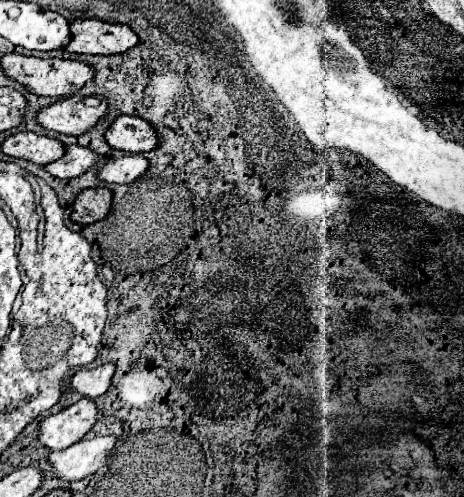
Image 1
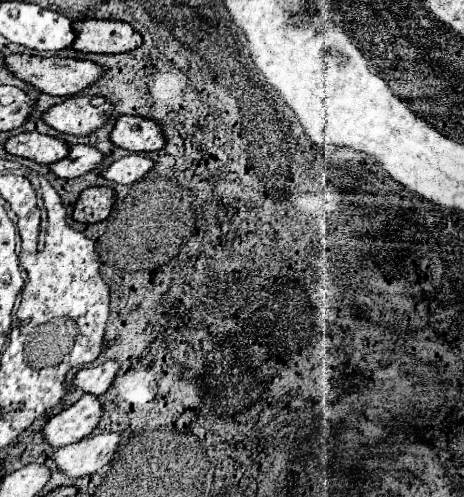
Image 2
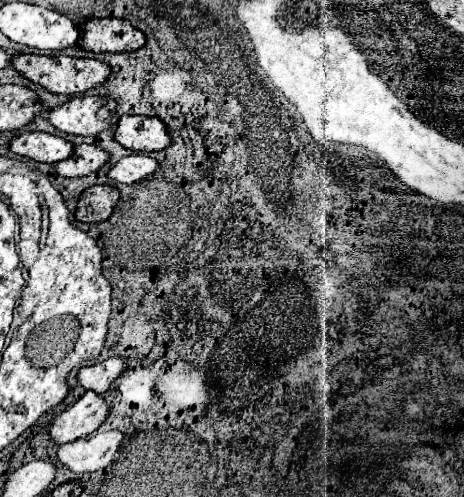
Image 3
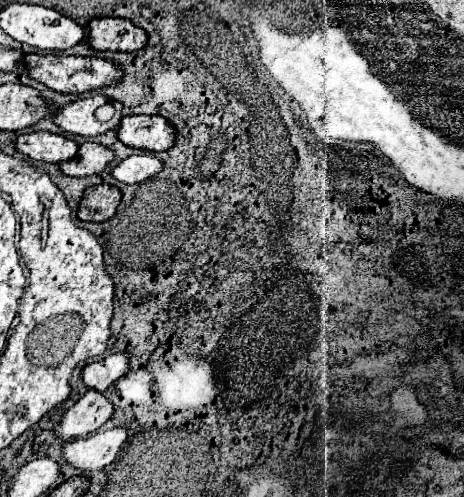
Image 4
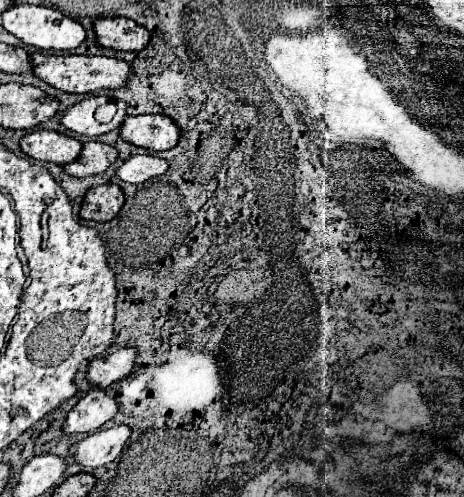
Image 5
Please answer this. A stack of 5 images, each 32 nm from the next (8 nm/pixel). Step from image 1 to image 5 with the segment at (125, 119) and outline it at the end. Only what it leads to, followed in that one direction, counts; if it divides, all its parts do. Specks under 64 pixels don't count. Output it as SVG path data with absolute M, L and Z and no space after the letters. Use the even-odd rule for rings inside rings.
M164 114L128 116L122 126L122 138L148 150L170 150L180 140L178 124Z

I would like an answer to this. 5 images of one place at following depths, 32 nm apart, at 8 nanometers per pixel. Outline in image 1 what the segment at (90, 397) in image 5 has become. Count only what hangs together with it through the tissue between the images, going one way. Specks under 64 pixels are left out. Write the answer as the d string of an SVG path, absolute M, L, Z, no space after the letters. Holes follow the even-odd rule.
M82 398L62 412L48 416L40 424L40 442L50 450L62 450L82 440L98 420L98 404L92 398Z

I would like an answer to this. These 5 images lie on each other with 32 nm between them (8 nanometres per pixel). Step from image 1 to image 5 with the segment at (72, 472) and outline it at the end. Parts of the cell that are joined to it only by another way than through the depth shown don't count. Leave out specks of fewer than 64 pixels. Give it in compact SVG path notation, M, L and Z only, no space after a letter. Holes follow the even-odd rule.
M126 424L108 428L108 430L98 430L78 444L70 448L70 456L74 456L76 462L84 464L86 470L94 470L102 464L112 462L132 436L132 428Z

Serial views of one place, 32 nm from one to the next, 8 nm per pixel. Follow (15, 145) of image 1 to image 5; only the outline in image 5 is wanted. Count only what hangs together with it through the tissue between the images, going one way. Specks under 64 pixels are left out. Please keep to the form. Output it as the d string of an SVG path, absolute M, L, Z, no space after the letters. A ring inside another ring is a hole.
M36 130L20 140L20 148L34 160L54 162L64 166L76 160L76 156L80 156L82 142L54 130Z

